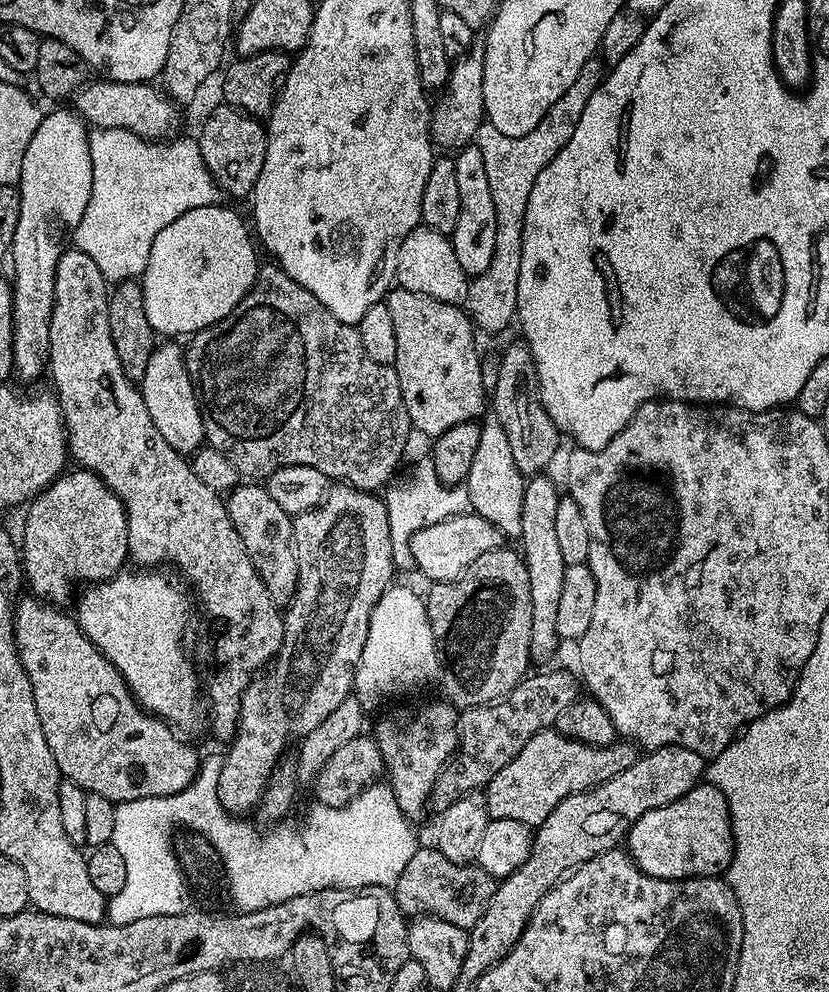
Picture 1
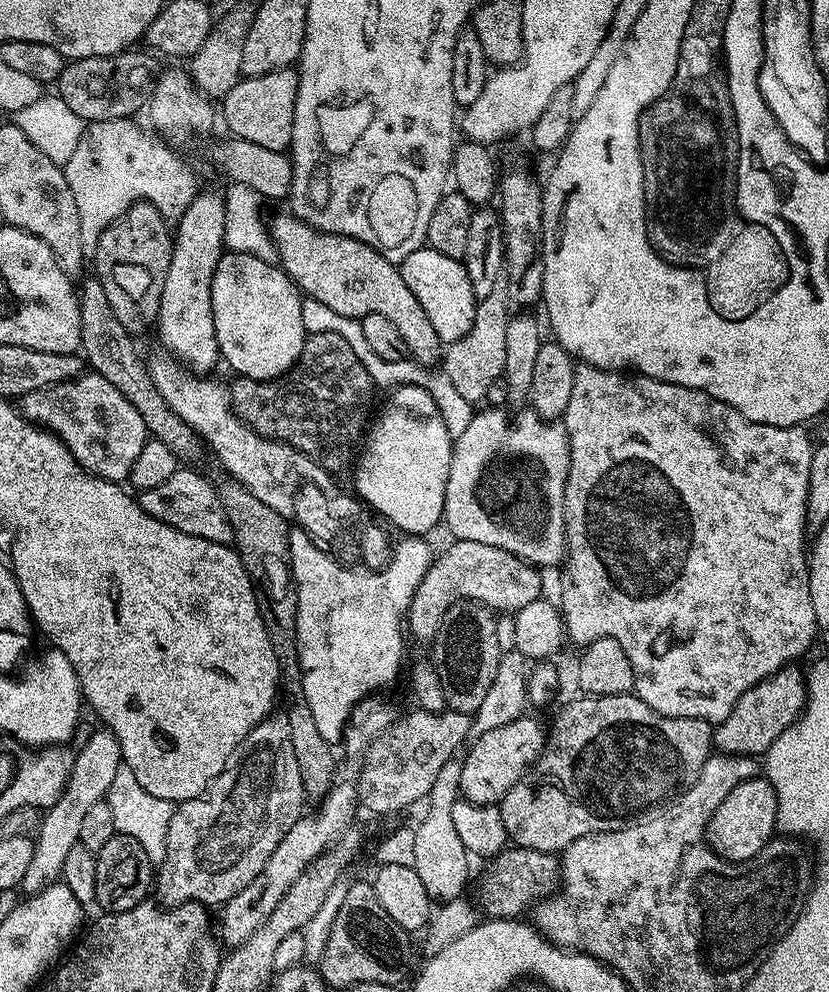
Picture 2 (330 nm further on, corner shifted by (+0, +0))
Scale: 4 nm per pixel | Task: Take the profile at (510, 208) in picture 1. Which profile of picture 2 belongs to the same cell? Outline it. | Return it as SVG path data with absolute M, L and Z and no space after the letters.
M502 274L498 282L494 282L494 290L490 290L486 298L478 301L470 334L447 345L442 352L442 370L450 382L454 382L454 387L458 394L462 394L462 398L473 402L483 401L489 387L503 377L506 366L506 326L509 319L508 277Z

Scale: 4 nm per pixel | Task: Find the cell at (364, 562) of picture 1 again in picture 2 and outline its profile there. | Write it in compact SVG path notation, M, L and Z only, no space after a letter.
M276 718L264 720L258 726L254 726L254 730L250 730L250 734L246 734L246 738L242 738L242 742L238 742L236 749L228 756L224 769L218 774L218 778L214 778L214 782L208 786L204 795L189 800L181 800L173 807L170 830L166 830L166 854L164 855L164 861L158 865L158 875L154 880L155 891L157 893L160 891L159 903L164 906L175 906L189 902L205 906L213 906L212 904L223 906L239 892L251 889L261 879L268 861L268 855L275 850L278 842L282 842L282 838L286 838L286 830L290 830L294 826L294 822L298 822L301 816L305 815L306 808L304 808L304 804L306 805L306 797L301 775L298 772L297 759L294 758L293 747L288 740L288 730L282 726L279 719L278 721L276 721Z

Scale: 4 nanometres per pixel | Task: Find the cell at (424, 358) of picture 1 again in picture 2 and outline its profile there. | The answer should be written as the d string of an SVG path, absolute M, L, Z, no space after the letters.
M291 214L271 217L270 235L279 267L290 277L307 299L330 306L334 314L349 316L355 320L366 314L382 314L392 323L408 347L408 355L417 364L432 366L441 359L442 345L430 318L410 294L410 286L402 282L399 267L386 259L378 250L366 246L349 236L320 232Z

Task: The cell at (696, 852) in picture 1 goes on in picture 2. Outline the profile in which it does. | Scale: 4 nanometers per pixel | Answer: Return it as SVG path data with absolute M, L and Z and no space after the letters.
M766 778L744 780L730 794L726 794L722 806L714 810L708 823L708 845L715 856L721 856L729 864L740 864L763 852L766 845L777 835L776 815L778 798L774 786Z

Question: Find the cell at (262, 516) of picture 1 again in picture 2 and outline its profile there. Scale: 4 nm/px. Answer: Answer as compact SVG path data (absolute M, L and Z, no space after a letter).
M177 467L166 482L157 488L146 488L139 493L138 499L142 510L150 514L150 518L158 518L166 522L166 526L174 526L174 530L182 530L182 534L190 534L198 538L206 538L210 542L232 544L232 527L226 518L226 510L222 510L219 491L204 476L195 472L195 467Z

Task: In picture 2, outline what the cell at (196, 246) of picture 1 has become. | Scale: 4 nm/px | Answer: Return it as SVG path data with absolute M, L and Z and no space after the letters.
M225 251L212 279L214 330L220 338L221 361L225 365L228 363L236 371L237 377L245 376L251 380L278 380L291 372L302 354L306 339L302 326L303 305L300 289L284 273L283 268L262 262L262 258L254 258L254 254Z

